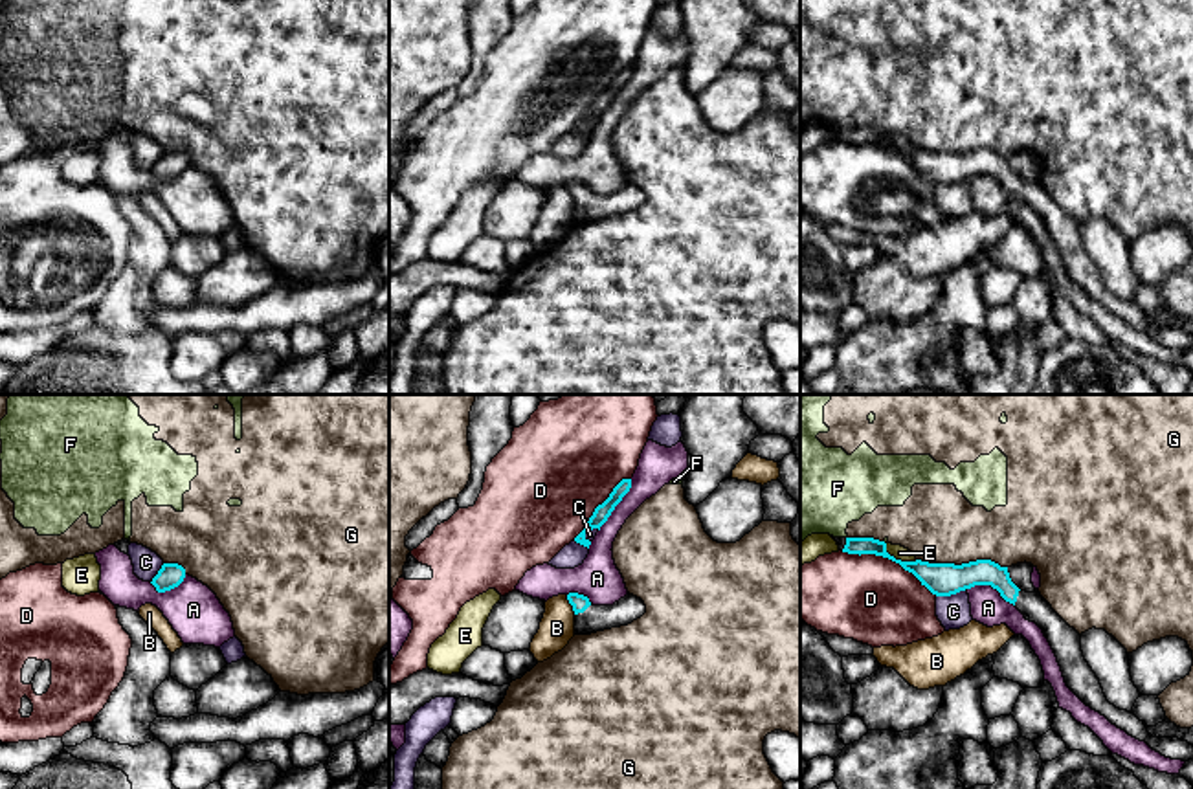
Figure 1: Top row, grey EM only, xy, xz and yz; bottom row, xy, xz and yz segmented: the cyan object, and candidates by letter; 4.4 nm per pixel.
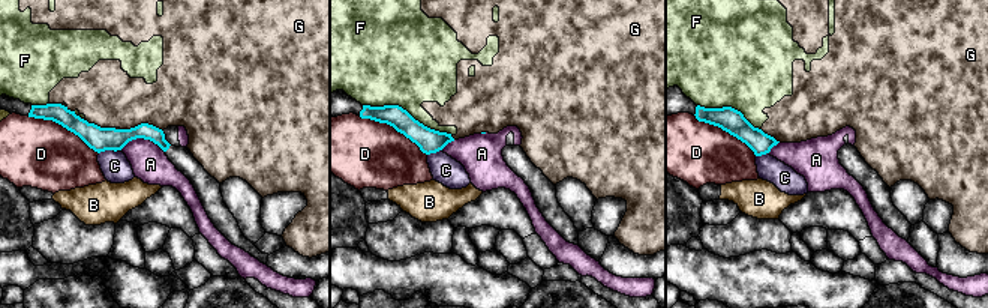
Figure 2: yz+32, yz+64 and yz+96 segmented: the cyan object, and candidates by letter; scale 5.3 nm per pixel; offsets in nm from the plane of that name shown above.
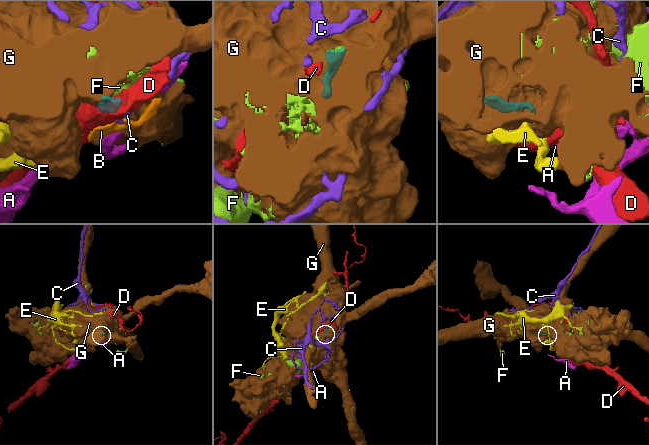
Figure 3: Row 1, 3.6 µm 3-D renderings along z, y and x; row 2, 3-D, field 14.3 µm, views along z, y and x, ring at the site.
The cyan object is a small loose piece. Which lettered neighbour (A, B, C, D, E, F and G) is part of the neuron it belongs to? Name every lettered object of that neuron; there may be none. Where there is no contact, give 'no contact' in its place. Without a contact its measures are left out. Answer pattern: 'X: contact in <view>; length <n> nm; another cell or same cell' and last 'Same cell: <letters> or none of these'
A: contact in xz; length 280 nm; another cell
B: contact in xz; length 100 nm; another cell
C: contact in yz; length 140 nm; another cell
D: contact in yz; length 460 nm; another cell
E: contact in yz; length 160 nm; another cell
F: no contact; another cell
G: contact in yz; length 400 nm; another cell
Same cell: none of these

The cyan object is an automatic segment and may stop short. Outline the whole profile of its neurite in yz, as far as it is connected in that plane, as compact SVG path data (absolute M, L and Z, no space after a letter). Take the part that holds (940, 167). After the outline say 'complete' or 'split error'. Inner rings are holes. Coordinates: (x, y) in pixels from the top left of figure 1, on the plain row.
M846 127L842 141L875 143L899 152L912 161L921 174L936 185L951 185L975 174L991 174L1000 185L1013 193L1026 209L1035 211L1048 228L1061 255L1066 275L1092 299L1105 305L1112 314L1129 325L1145 330L1153 339L1171 349L1193 349L1193 334L1178 327L1153 327L1147 314L1132 301L1110 294L1103 283L1099 268L1088 255L1081 240L1081 224L1070 217L1041 185L1041 182L1020 180L1009 167L1008 156L991 149L976 149L962 154L901 150L886 141L886 132L874 127Z | split error

